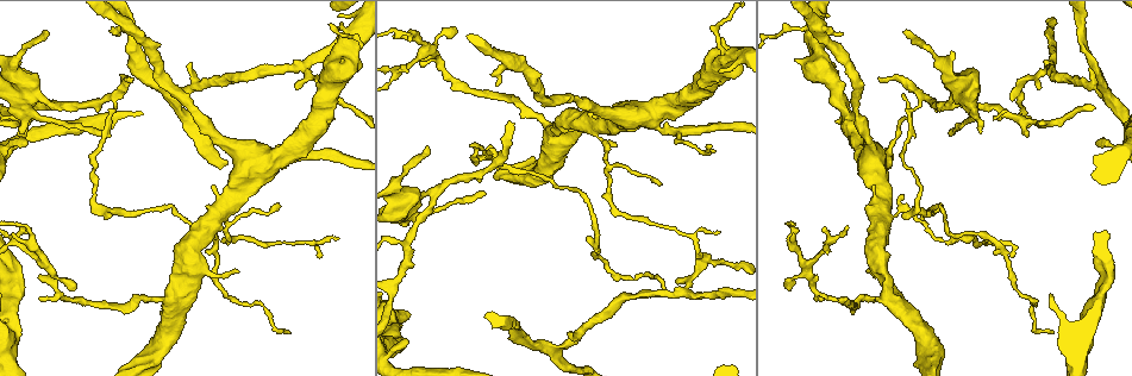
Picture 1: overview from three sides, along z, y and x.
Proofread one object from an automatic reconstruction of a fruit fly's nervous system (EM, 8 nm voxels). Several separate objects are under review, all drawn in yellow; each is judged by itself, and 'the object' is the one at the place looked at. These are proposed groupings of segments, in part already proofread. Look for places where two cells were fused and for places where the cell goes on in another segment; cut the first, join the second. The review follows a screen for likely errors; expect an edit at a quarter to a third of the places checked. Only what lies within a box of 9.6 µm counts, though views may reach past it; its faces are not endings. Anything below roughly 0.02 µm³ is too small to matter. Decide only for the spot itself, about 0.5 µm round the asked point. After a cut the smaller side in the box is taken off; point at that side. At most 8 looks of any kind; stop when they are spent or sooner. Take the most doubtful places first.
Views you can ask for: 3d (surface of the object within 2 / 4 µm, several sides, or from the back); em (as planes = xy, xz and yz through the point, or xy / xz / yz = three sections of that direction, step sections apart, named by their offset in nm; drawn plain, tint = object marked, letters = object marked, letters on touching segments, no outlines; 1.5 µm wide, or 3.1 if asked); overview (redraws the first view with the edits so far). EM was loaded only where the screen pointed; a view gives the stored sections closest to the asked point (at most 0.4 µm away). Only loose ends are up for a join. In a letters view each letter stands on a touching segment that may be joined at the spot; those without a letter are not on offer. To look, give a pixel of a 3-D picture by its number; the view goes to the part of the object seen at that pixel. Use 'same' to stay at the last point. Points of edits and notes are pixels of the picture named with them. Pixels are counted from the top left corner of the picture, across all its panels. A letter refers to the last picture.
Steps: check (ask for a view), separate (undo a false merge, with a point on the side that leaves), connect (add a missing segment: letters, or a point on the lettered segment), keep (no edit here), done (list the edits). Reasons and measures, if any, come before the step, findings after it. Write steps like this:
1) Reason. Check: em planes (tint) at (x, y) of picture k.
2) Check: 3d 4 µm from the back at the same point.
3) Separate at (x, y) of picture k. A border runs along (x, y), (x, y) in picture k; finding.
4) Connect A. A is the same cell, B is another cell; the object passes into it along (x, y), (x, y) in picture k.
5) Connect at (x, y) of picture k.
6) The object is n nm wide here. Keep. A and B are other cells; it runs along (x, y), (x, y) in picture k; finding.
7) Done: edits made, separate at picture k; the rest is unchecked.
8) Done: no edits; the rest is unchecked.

Tapers out. Check: em planes (letters) at (1026, 136) of picture 1.

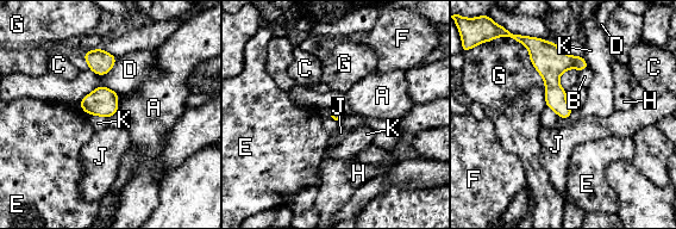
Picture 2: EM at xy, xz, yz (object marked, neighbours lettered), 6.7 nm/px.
Keep. A, B, C, D, E, F, G, H, J and K are other cells; a border runs along (88, 113), (106, 118) in picture 2; none of them fits.

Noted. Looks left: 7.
Branch stops here. Check: em planes (letters) at (878, 79) of picture 1.

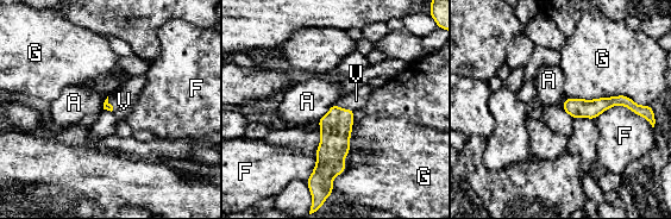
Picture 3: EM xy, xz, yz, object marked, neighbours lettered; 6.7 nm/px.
Connect V. V is the same cell, A, F and G are other cells; the object passes into it along (336, 126), (345, 110), (356, 100) in picture 3; it goes on there.

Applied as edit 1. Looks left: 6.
Check: overview.

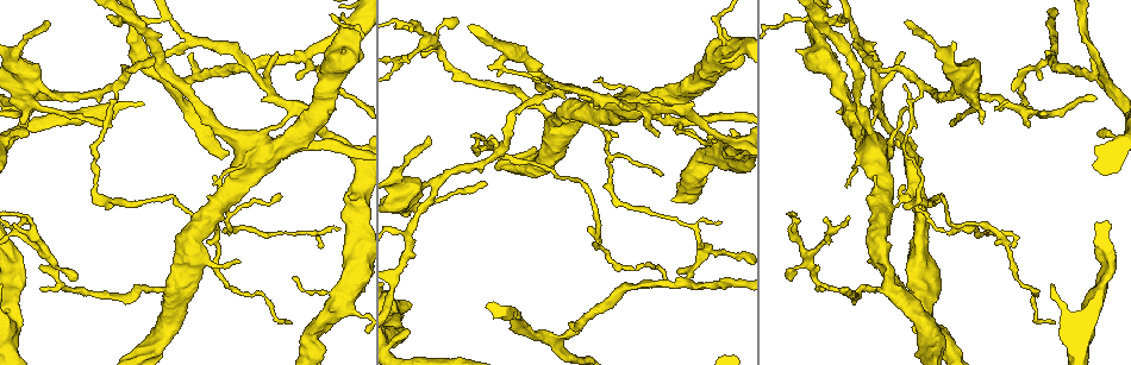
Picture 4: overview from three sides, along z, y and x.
An open end. Check: 3d 2 µm at (1102, 133) of picture 4.

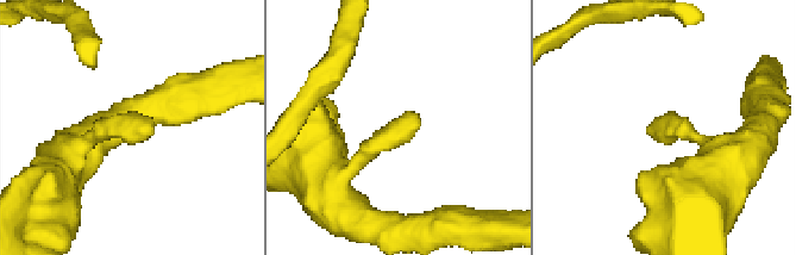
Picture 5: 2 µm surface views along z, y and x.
Check: em xy step 8 (letters) at (148, 139) of picture 5.

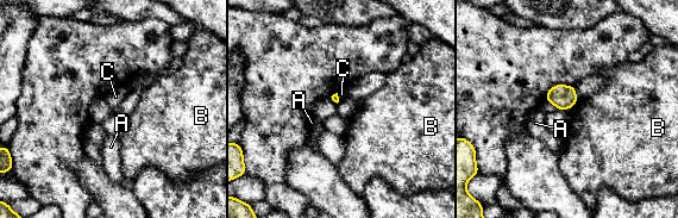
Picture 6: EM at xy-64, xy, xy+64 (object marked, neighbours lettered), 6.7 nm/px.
Another direction. Check: em planes (letters) at the same point.

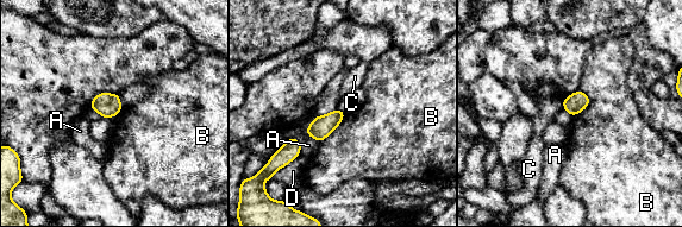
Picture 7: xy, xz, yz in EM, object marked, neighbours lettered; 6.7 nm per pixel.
Keep. A, B, C and D are other cells; a border runs along (581, 89), (589, 103), (573, 117) in picture 7; no lettered segment goes on from it.

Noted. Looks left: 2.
Done: edits made, connect at picture 3; the rest is unchecked.

